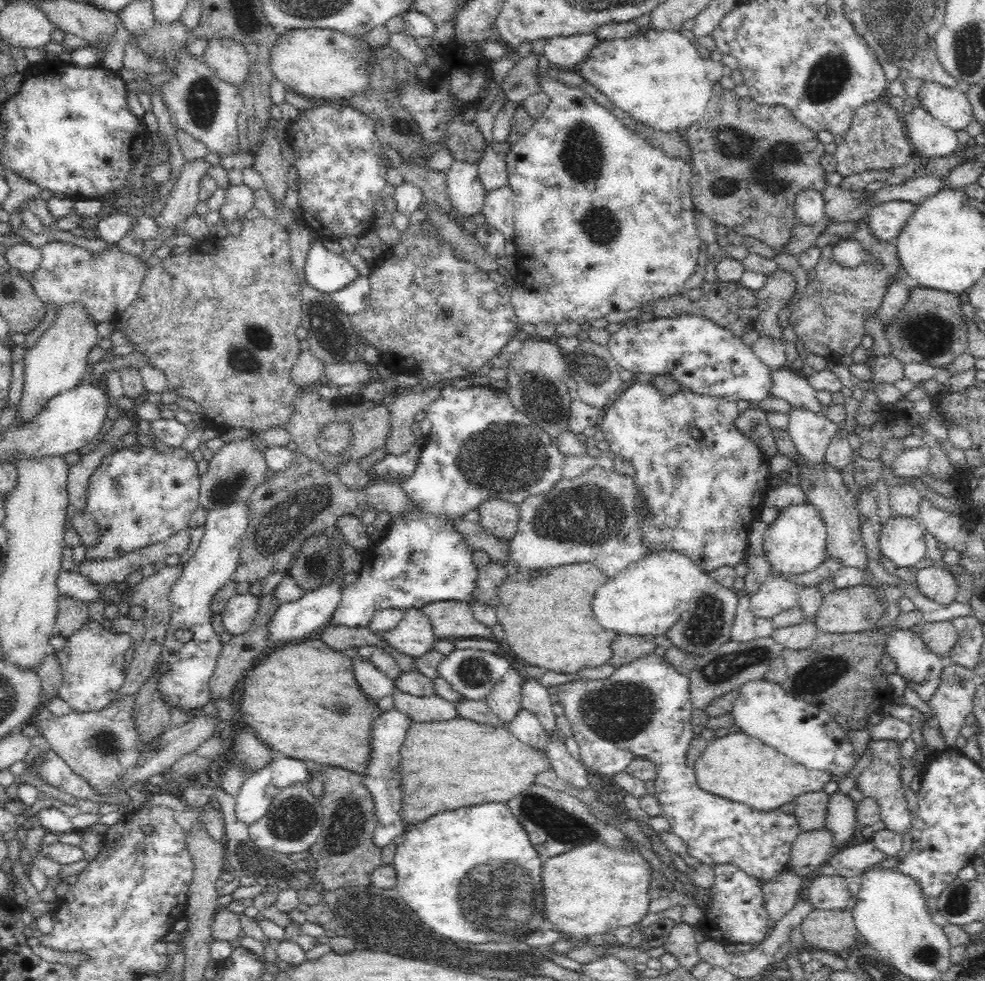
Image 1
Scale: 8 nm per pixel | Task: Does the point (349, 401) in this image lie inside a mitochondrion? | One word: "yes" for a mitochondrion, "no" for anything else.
no

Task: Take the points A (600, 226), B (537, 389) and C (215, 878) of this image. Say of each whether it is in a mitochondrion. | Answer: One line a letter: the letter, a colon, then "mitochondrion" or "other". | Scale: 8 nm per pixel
A: mitochondrion
B: mitochondrion
C: other

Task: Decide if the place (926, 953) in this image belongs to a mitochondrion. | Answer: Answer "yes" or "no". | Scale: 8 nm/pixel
yes

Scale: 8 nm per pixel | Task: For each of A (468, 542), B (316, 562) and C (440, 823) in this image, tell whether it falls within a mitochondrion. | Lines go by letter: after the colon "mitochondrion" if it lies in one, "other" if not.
A: other
B: mitochondrion
C: other

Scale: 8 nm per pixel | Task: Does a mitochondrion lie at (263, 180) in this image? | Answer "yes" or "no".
no

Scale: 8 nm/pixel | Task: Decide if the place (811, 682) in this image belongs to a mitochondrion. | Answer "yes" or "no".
yes

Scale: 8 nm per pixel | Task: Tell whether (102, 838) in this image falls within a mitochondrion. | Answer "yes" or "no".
no

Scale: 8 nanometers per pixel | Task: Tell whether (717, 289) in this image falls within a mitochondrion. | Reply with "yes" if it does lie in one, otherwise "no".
no

